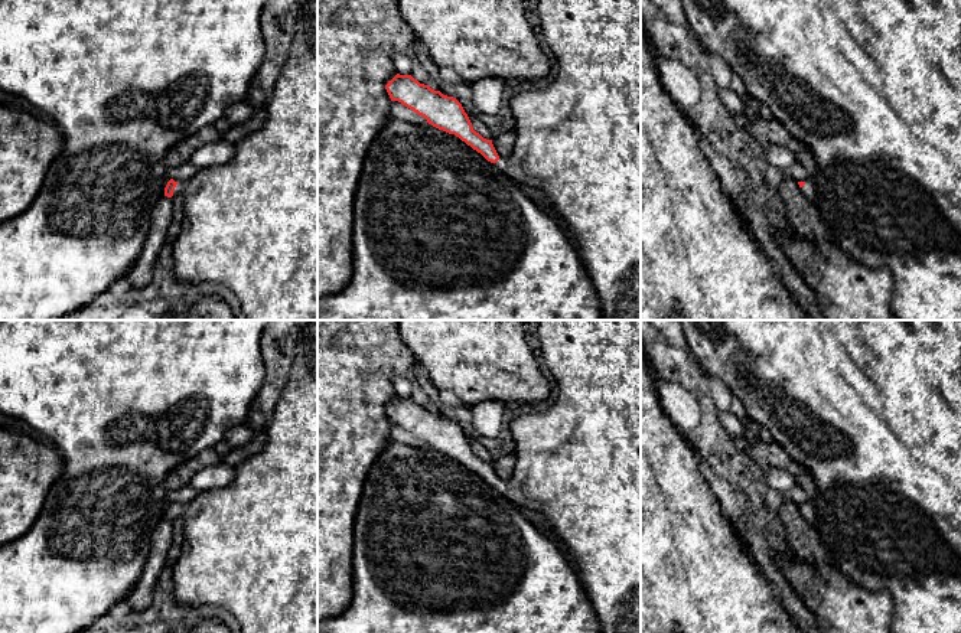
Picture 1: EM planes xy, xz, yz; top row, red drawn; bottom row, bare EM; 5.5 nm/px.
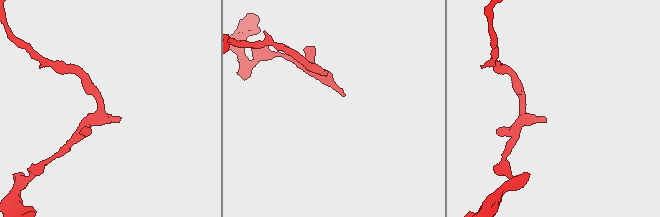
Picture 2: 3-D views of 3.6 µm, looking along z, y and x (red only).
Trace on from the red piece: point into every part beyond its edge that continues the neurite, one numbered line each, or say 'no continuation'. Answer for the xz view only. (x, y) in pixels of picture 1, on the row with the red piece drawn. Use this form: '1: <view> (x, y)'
1: xz (577, 140)

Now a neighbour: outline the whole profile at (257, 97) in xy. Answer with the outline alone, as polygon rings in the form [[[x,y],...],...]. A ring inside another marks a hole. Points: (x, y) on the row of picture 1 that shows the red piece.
[[[253,82],[247,92],[245,101],[248,101],[254,110],[258,110],[267,107],[268,98],[270,95],[260,85]]]

